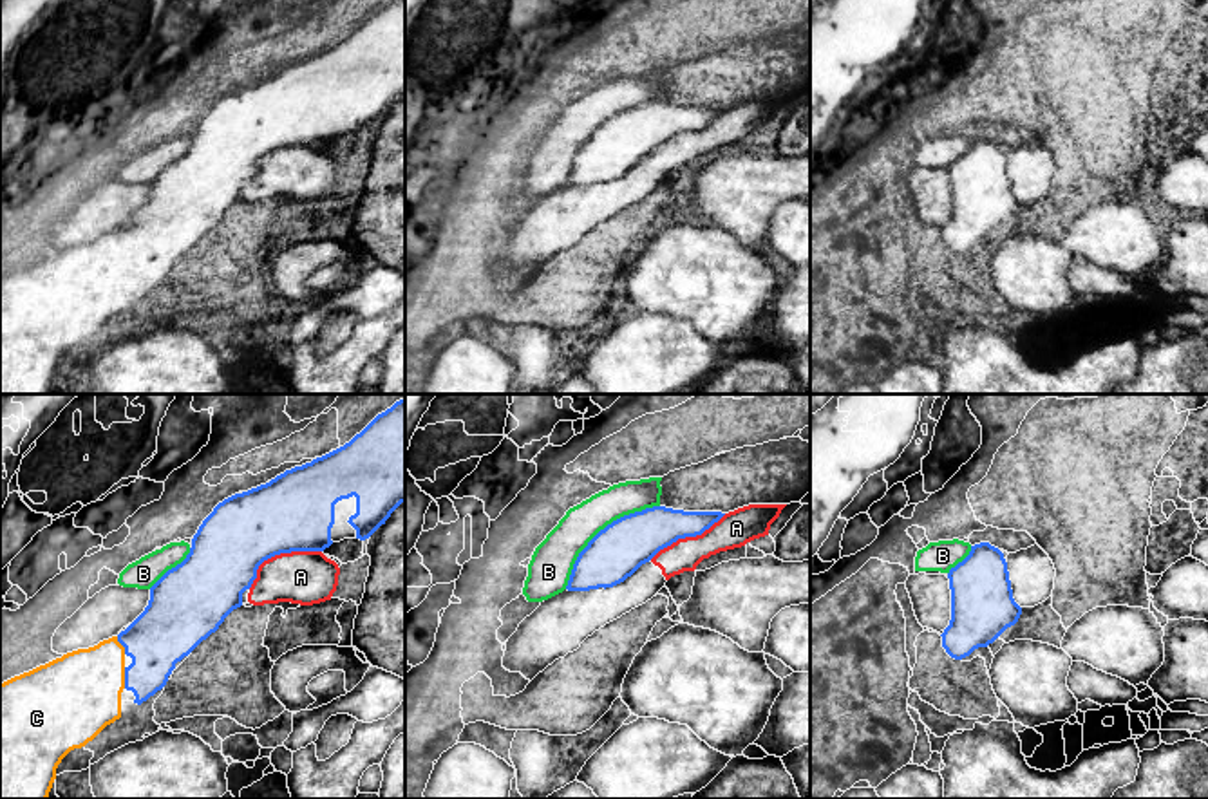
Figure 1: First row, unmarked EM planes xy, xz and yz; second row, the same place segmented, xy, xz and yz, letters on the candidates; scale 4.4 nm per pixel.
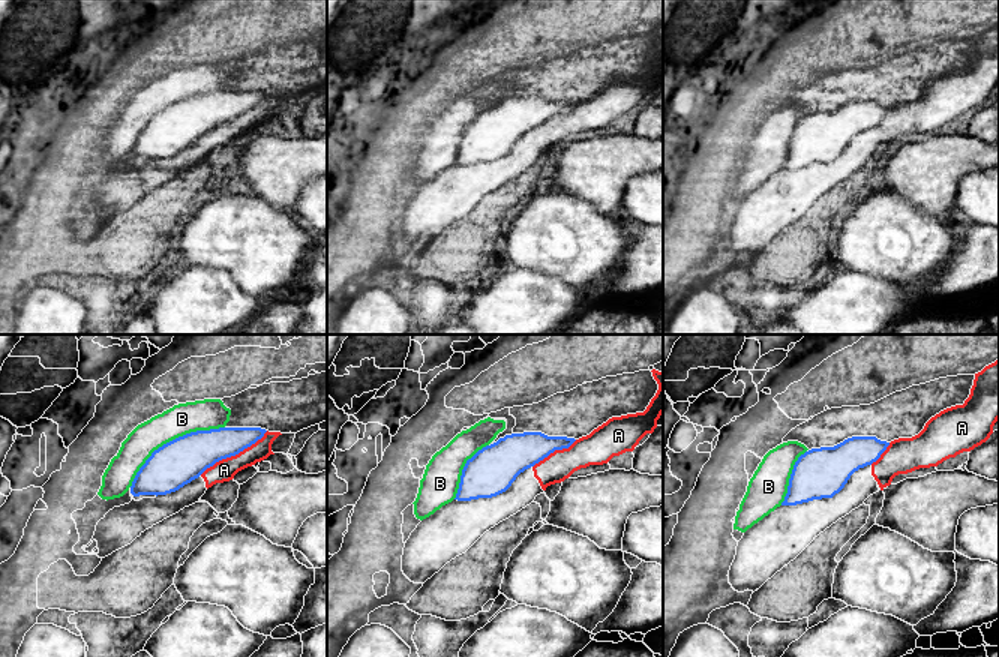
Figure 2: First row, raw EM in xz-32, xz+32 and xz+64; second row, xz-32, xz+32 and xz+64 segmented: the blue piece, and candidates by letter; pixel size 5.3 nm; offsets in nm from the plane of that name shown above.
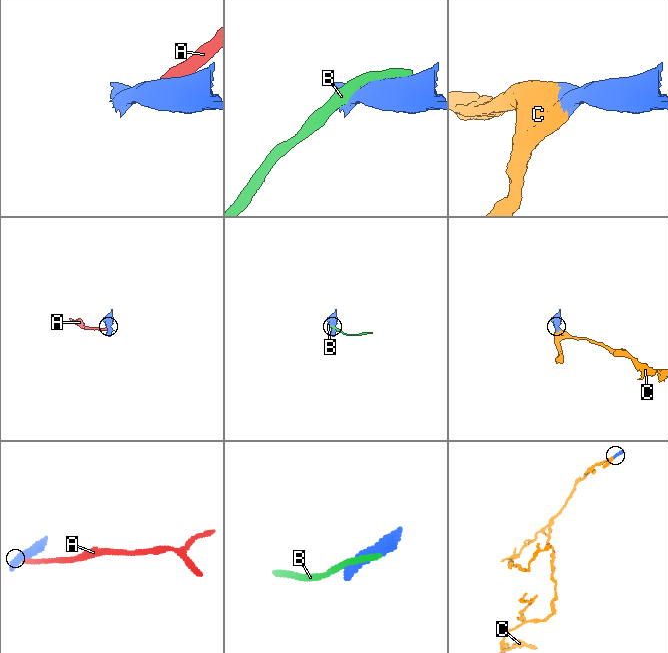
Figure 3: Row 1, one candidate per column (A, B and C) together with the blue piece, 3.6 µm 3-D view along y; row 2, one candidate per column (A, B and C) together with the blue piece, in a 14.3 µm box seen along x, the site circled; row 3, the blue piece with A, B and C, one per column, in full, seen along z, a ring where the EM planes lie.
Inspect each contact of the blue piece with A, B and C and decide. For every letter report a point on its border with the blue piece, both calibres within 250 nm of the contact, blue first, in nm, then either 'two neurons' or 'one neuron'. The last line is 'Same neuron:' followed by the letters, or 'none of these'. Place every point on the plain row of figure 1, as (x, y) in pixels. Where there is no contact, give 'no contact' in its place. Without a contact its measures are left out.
A: xy (279, 149) | 360/240 nm | two neurons
B: xz (601, 125) | 240/180 nm | two neurons
C: xy (125, 273) | 280/380 nm | one neuron
Same neuron: C

